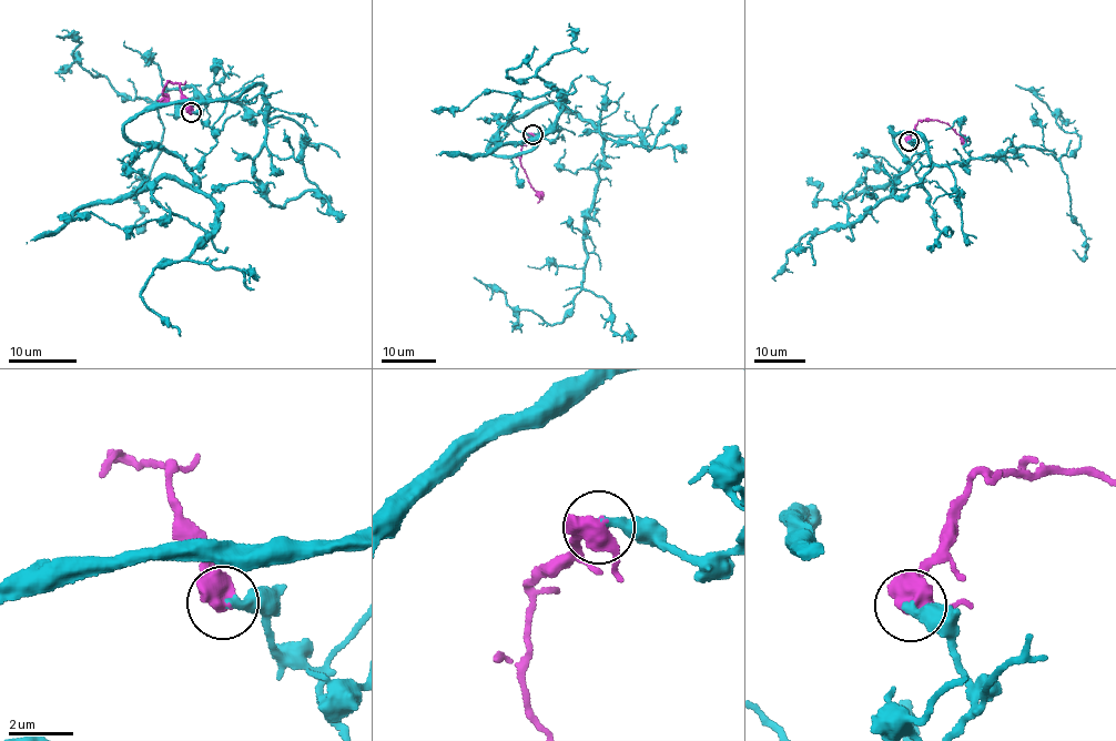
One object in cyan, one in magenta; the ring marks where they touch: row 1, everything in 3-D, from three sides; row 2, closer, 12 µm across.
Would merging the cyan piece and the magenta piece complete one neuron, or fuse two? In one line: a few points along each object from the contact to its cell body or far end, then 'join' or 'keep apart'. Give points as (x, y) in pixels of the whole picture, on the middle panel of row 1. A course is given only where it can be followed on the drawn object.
cyan runs (533, 134), (559, 130), (524, 152), (487, 151), (548, 102), (602, 140), (581, 291), (549, 325), (473, 276); magenta runs (533, 134), (521, 145), (520, 166), (538, 199), (537, 203); join

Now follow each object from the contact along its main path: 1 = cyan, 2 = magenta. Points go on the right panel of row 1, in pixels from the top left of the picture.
1: (907, 141), (917, 158), (899, 181), (891, 128), (936, 164), (1074, 155), (1079, 135), (1014, 84)
2: (907, 141), (920, 120), (945, 122), (967, 139)

